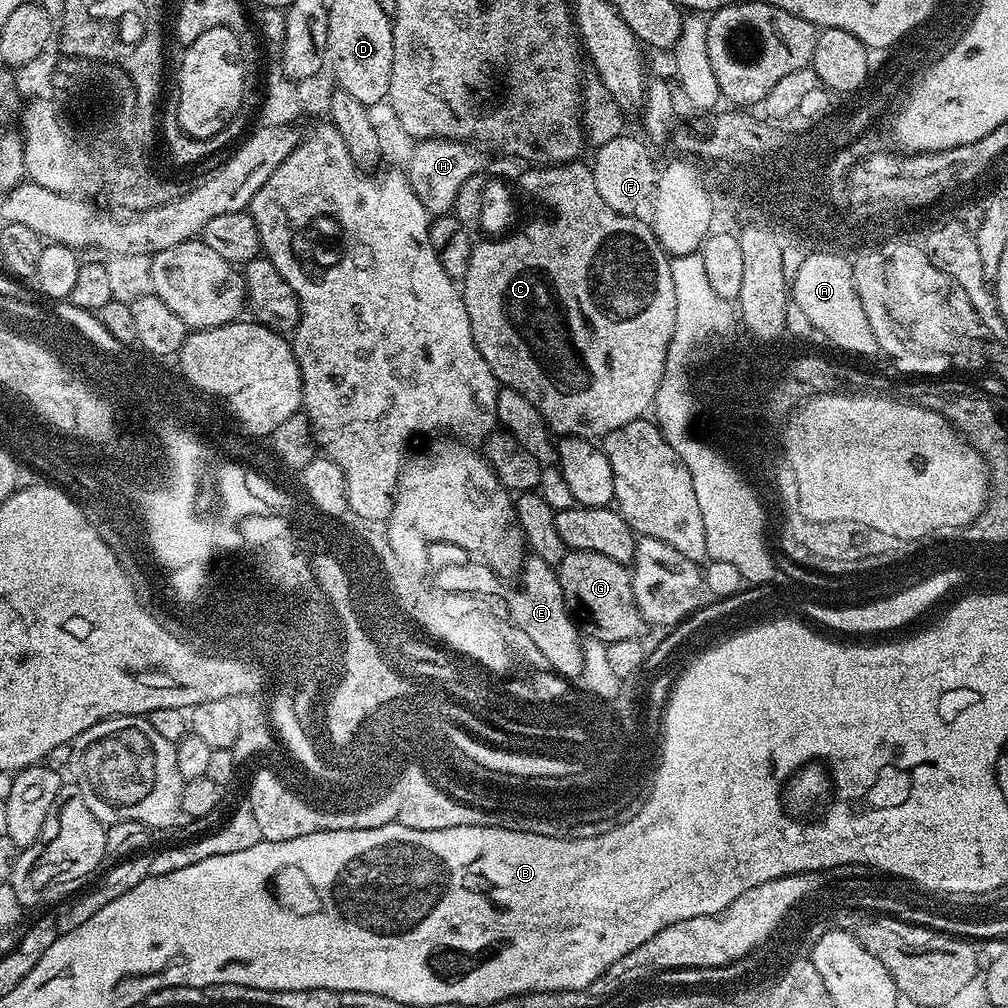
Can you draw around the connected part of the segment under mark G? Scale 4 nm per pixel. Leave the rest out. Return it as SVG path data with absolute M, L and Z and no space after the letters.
M570 550L555 569L556 577L561 582L562 594L565 595L565 602L574 613L575 619L582 625L583 631L588 631L587 635L591 639L601 640L602 643L610 645L614 642L639 640L647 633L644 631L649 631L650 625L638 610L638 602L634 598L631 571L625 565L614 562L614 558L606 558L606 554Z

